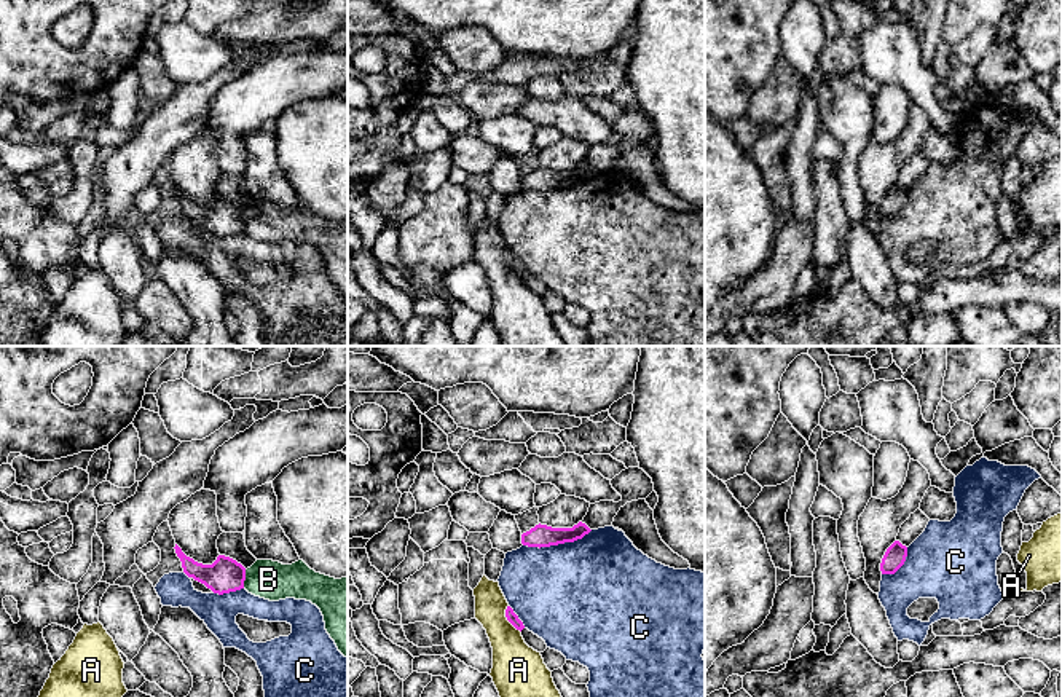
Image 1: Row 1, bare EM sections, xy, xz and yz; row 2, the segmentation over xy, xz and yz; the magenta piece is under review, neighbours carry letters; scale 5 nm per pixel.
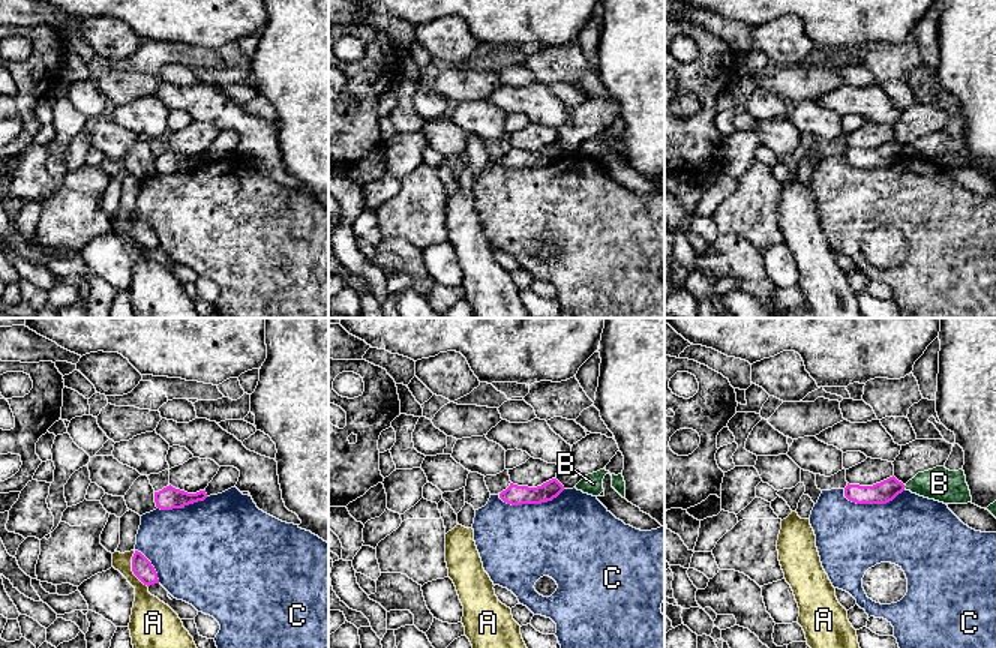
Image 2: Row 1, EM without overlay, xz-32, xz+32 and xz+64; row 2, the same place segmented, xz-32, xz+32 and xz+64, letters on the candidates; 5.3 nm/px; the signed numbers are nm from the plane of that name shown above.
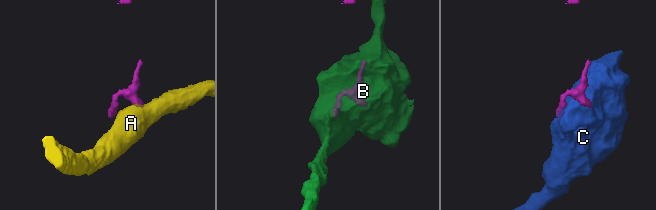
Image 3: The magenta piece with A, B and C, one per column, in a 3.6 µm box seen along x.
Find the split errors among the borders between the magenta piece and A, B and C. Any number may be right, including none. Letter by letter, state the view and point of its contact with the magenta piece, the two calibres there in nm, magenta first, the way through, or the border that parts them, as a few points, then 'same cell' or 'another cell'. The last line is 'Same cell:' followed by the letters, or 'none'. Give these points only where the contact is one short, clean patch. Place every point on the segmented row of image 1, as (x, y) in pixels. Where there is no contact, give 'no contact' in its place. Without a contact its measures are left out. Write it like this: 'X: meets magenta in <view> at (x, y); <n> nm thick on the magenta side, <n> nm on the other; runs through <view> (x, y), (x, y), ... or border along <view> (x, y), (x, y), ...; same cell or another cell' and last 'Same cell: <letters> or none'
A: meets magenta in xz at (507, 619); 60 nm thick on the magenta side, 240 nm on the other; another cell
B: meets magenta in xy at (244, 579); 180 nm thick on the magenta side, 200 nm on the other; border along xy (246, 570), (243, 587); another cell
C: meets magenta in xz at (557, 544); 110 nm thick on the magenta side, 500 nm on the other; another cell
Same cell: none

